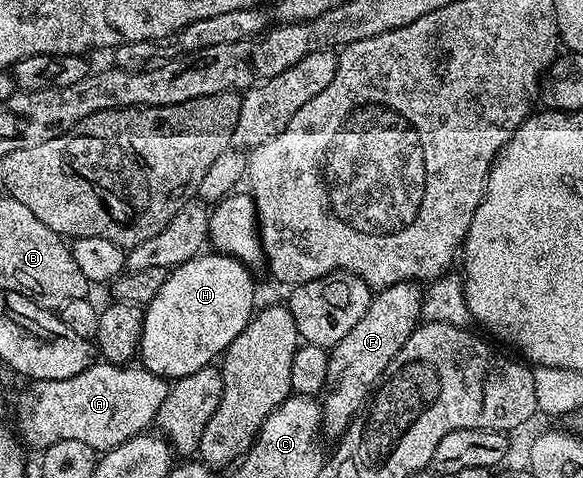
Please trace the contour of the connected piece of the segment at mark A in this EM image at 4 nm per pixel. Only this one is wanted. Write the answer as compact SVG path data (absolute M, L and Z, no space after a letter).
M94 362L83 374L75 374L75 378L32 381L17 400L16 431L20 439L36 450L64 440L87 442L92 448L108 450L132 436L142 435L148 429L145 427L156 421L159 406L163 406L163 398L169 393L170 381L143 366L133 367Z

